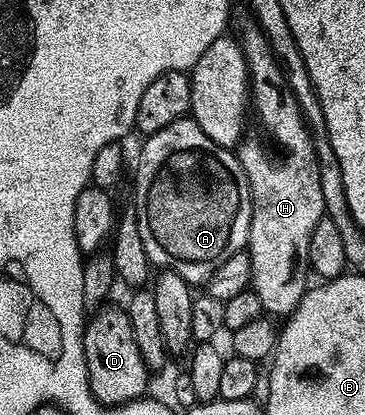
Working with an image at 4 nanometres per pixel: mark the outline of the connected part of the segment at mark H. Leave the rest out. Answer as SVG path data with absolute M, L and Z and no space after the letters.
M253 26L244 32L244 40L242 39L242 47L244 49L244 58L248 62L248 87L250 89L250 112L256 115L256 121L247 125L246 131L243 133L242 139L238 145L238 155L240 157L240 165L248 179L248 185L252 191L252 217L250 218L250 234L248 235L248 247L246 249L250 258L250 266L252 267L252 278L250 281L251 291L258 294L258 302L261 309L265 313L274 312L279 318L287 318L292 315L292 311L298 306L298 302L304 296L305 292L310 287L310 281L307 276L310 276L308 266L308 251L310 250L310 234L314 234L314 226L318 226L318 222L325 219L326 213L324 210L324 199L322 198L322 182L320 181L320 166L316 157L316 142L312 134L312 129L309 128L307 120L304 119L303 111L300 109L299 102L296 100L296 95L284 78L284 70L280 66L279 60L272 52L271 45L268 44L267 37L259 27Z

